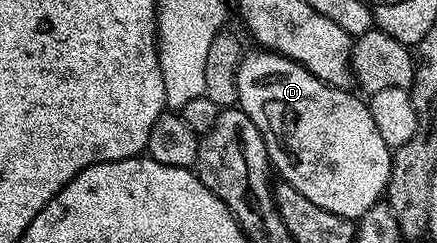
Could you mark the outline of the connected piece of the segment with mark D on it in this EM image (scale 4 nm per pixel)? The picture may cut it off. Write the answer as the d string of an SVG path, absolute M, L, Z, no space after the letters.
M269 50L254 51L258 52L247 51L240 62L238 98L242 112L248 114L248 118L252 118L252 122L256 122L256 130L260 130L260 134L264 138L273 171L277 175L279 172L282 175L279 177L285 183L292 185L296 190L300 190L300 194L304 194L304 198L309 198L310 201L316 202L316 206L341 216L361 218L372 205L379 203L383 199L386 187L390 181L390 162L392 159L392 150L386 145L384 138L380 138L380 129L376 126L375 119L372 118L369 103L361 95L358 95L359 97L353 96L353 91L344 88L334 88L330 84L325 84L323 80L316 78L316 74L312 74L304 66L300 66L296 61L289 60L288 57L282 56L278 52L271 52Z

